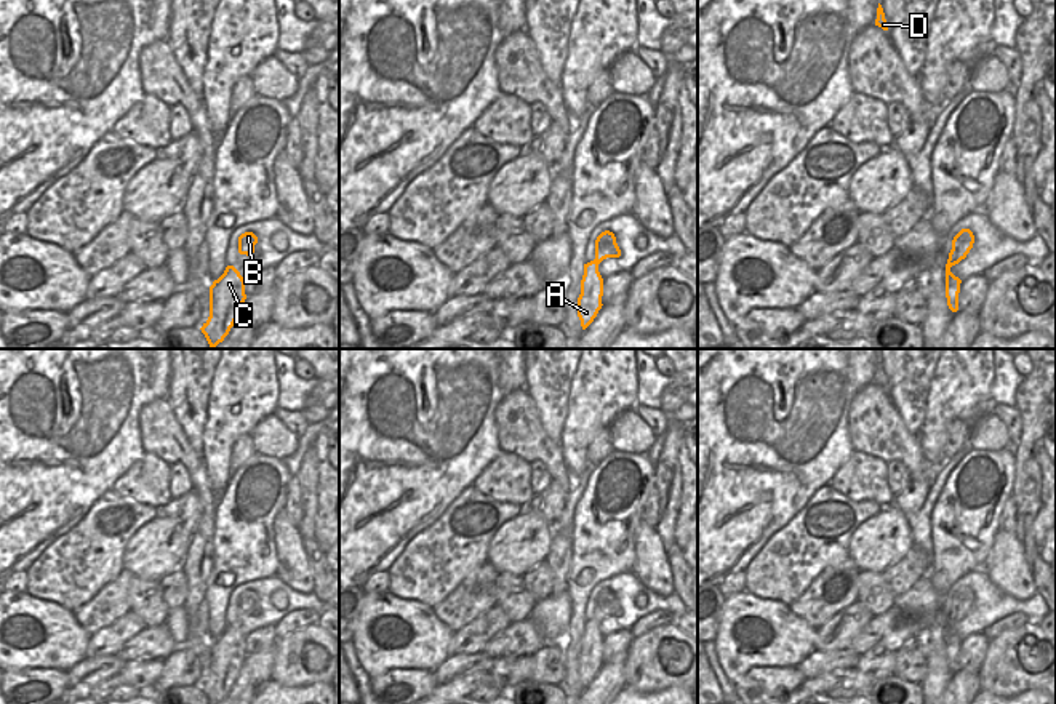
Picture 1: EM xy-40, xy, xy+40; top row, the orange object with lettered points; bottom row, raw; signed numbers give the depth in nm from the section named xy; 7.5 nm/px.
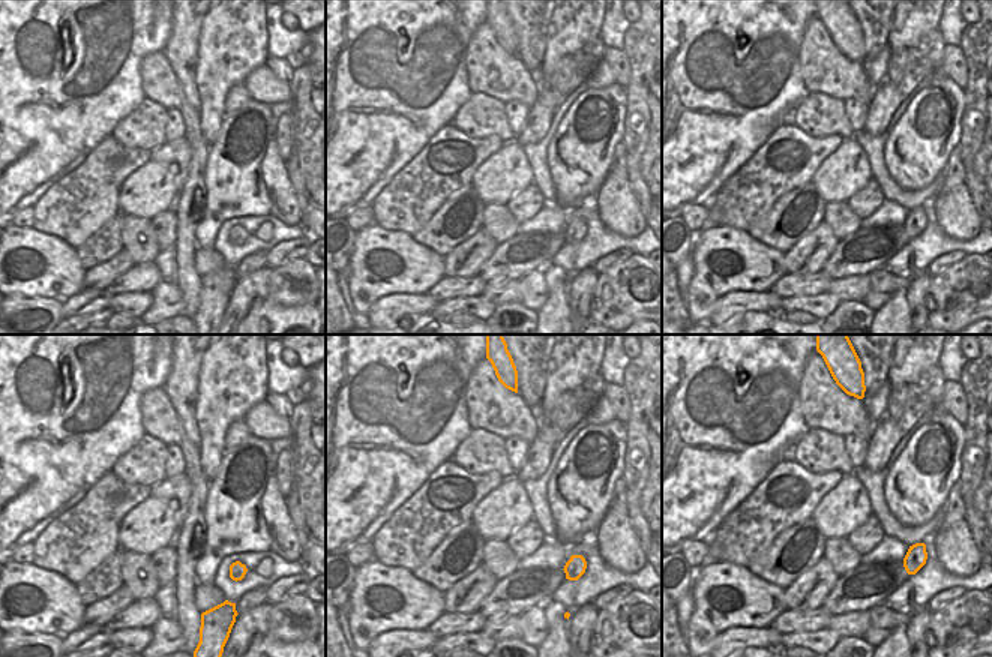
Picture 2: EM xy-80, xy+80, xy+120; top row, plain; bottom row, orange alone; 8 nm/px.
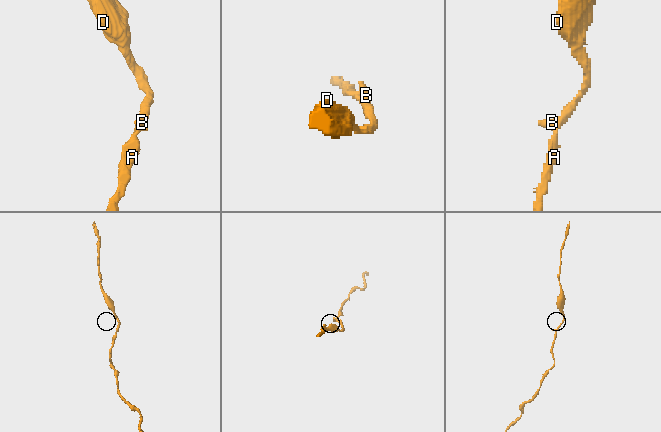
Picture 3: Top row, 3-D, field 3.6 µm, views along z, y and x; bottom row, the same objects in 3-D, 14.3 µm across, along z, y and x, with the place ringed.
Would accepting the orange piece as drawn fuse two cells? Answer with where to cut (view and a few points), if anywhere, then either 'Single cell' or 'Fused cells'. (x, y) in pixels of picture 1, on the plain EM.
No split. Single cell.

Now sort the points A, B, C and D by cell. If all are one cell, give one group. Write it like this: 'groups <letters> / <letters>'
groups A B C D

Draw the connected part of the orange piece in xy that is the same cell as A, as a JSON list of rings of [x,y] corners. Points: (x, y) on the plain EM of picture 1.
[[[605,589],[595,598],[595,618],[584,622],[581,653],[578,656],[578,675],[586,688],[602,667],[603,637],[598,622],[606,616],[619,616],[621,608],[613,590]]]

